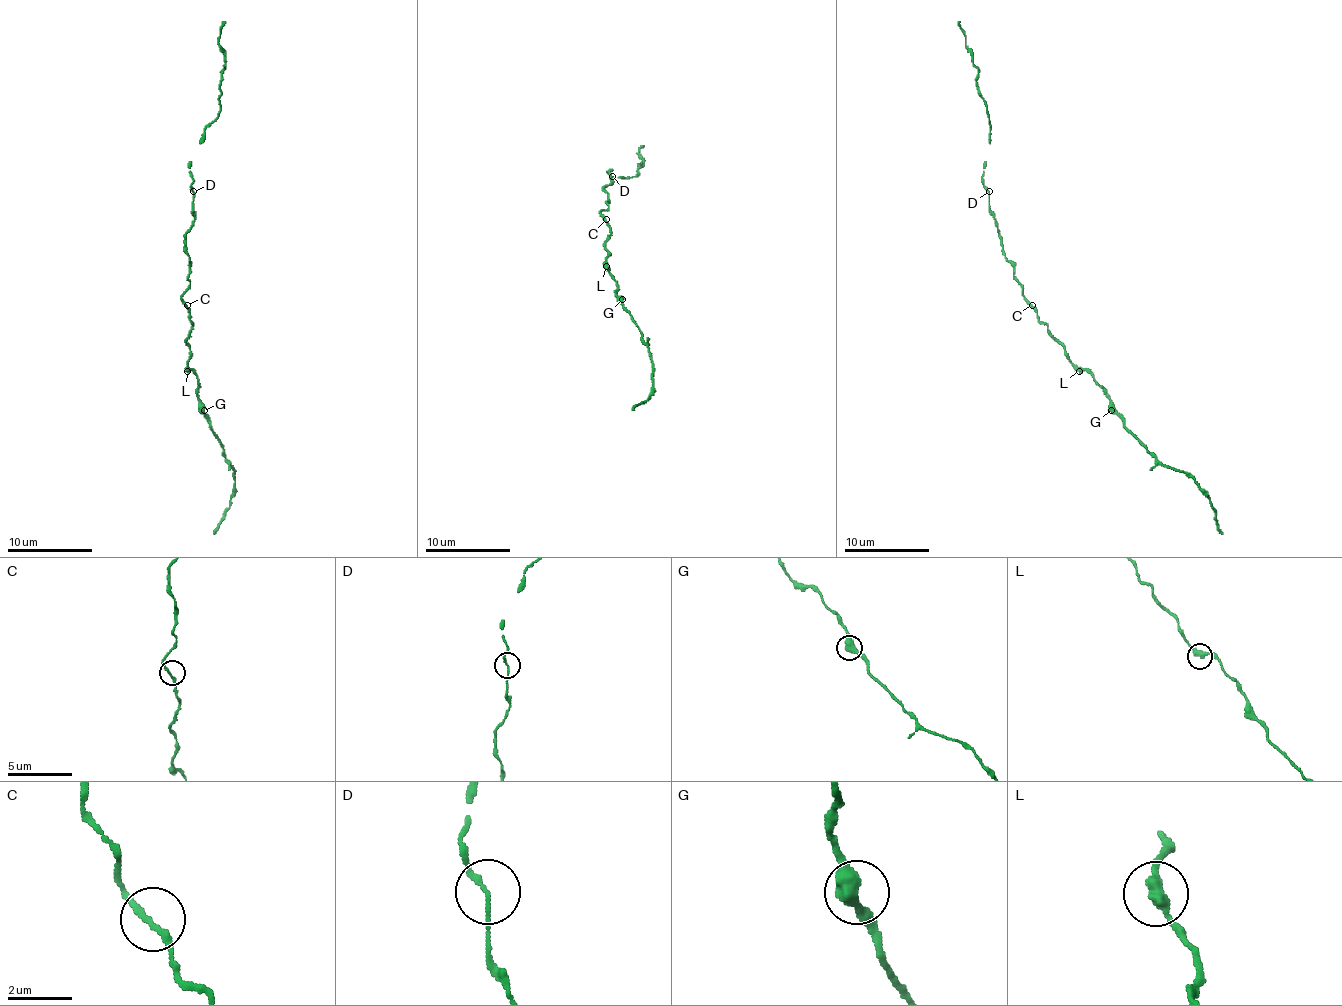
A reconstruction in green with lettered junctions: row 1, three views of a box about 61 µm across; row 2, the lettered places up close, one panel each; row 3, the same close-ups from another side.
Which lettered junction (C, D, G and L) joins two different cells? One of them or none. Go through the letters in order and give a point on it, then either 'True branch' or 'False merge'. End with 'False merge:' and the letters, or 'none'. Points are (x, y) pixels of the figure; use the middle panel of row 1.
C: Place: (606, 219). True branch
D: Place: (612, 176). True branch
G: Place: (622, 299). True branch
L: Place: (606, 266). True branch
False merge: none

